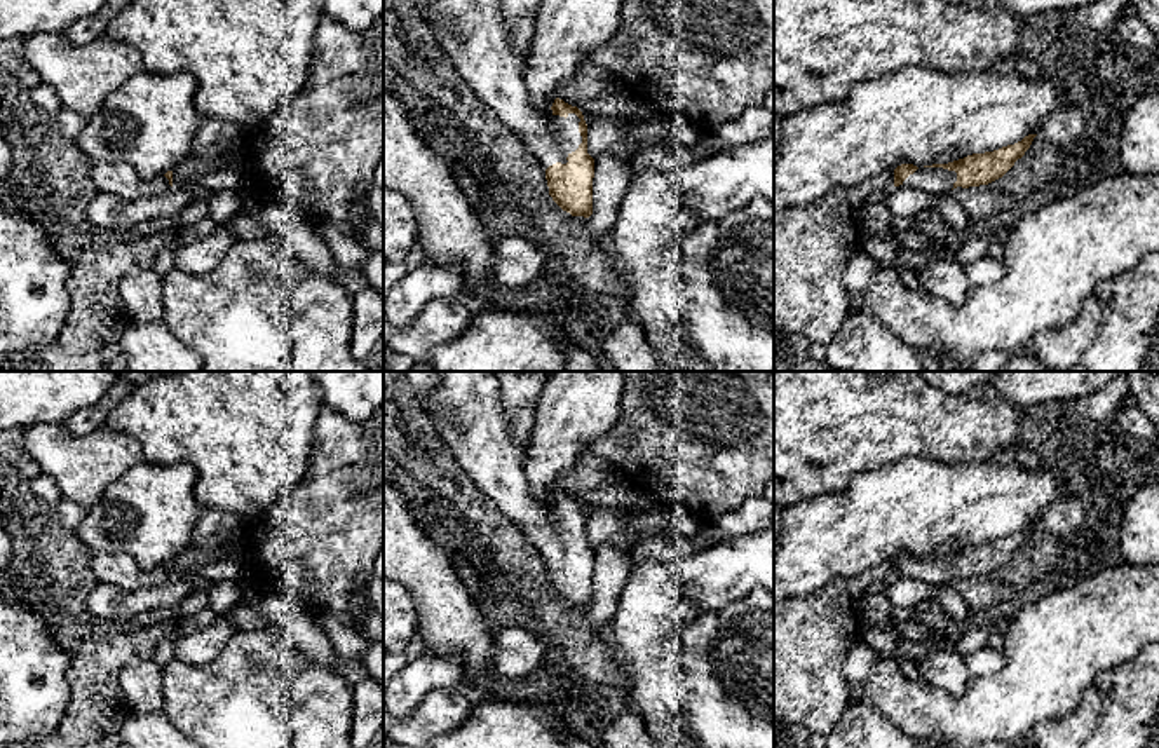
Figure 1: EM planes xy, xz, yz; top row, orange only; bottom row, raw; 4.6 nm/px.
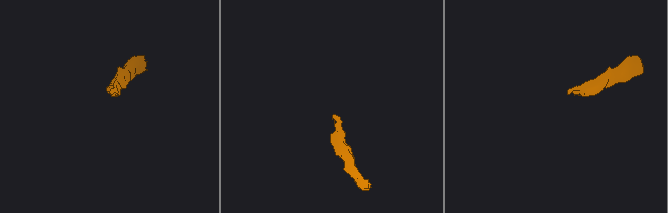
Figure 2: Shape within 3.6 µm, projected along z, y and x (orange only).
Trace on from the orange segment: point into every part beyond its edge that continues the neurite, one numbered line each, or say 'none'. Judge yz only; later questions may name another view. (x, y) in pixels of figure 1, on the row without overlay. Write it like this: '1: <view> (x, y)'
1: yz (933, 571)

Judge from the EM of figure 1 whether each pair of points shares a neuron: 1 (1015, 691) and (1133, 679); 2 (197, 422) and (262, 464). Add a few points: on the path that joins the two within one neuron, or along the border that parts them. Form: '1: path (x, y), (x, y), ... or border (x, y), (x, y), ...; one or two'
1: border (1140, 651), (1112, 670); two
2: path (213, 422), (220, 422), (246, 448); one

